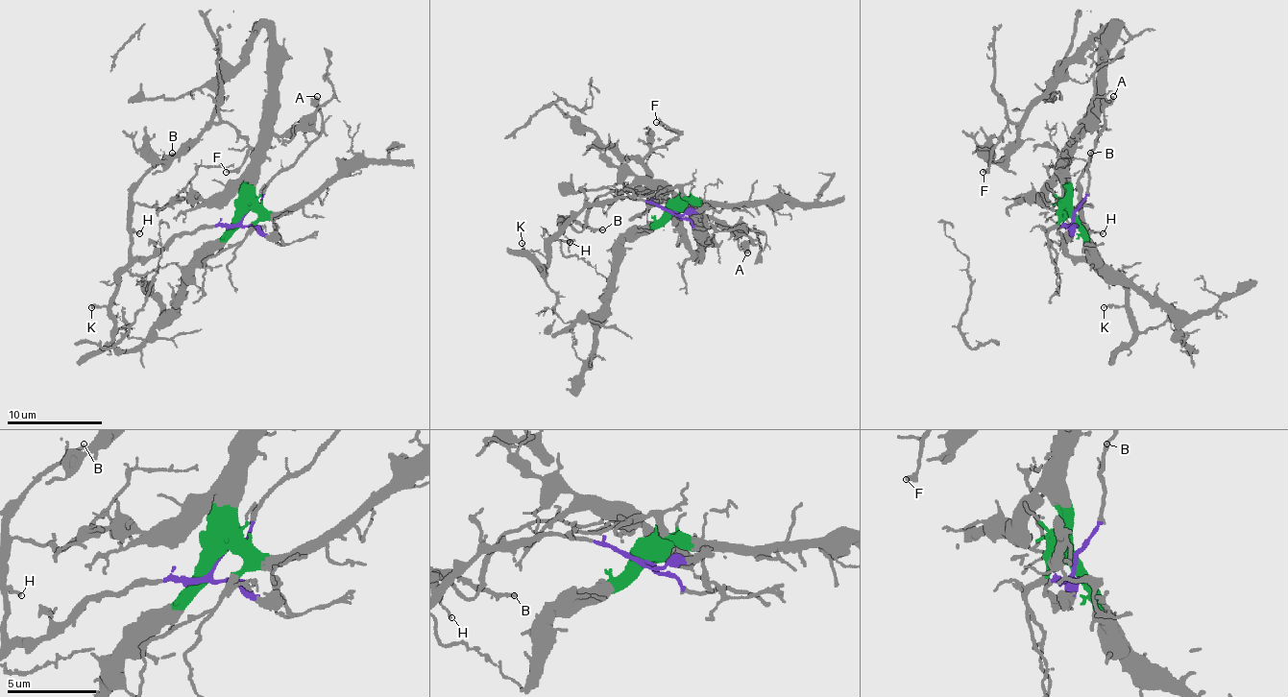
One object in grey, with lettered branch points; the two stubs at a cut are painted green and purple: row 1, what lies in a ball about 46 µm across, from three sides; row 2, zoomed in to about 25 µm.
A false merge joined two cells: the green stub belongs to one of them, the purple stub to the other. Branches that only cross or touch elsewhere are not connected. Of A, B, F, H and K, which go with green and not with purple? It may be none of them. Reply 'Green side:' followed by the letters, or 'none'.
Green side: F

